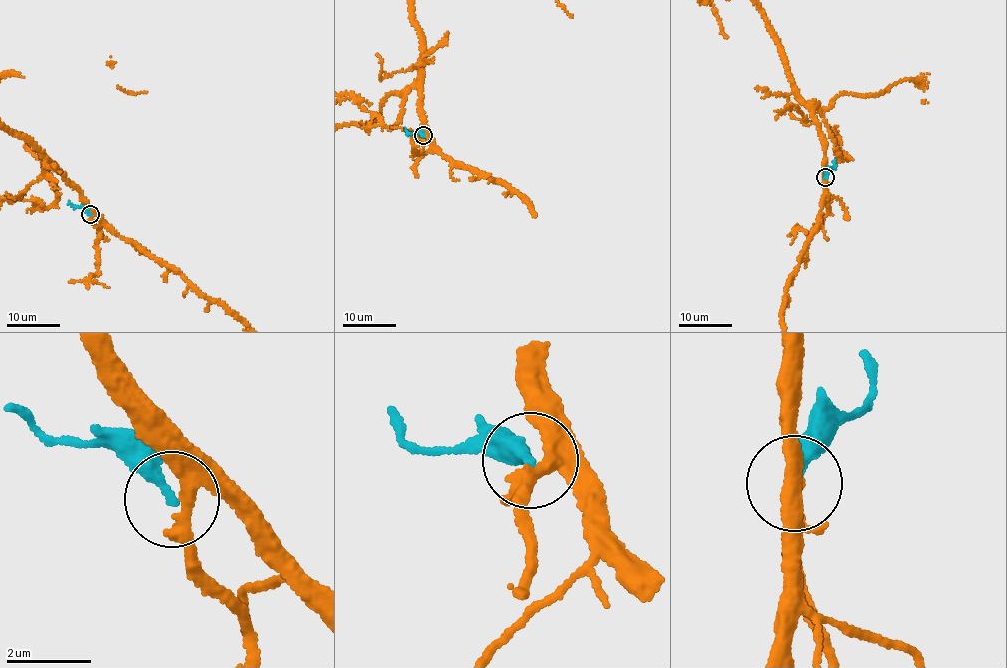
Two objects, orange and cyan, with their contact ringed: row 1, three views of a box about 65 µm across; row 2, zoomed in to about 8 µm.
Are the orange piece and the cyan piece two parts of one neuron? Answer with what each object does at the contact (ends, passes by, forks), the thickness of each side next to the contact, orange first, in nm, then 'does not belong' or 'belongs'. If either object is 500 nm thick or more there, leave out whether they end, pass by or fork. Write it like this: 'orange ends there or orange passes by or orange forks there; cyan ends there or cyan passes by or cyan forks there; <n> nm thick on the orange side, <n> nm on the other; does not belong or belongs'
orange forks there; cyan ends there; 280 nm thick on the orange side, 280 nm on the other; does not belong

